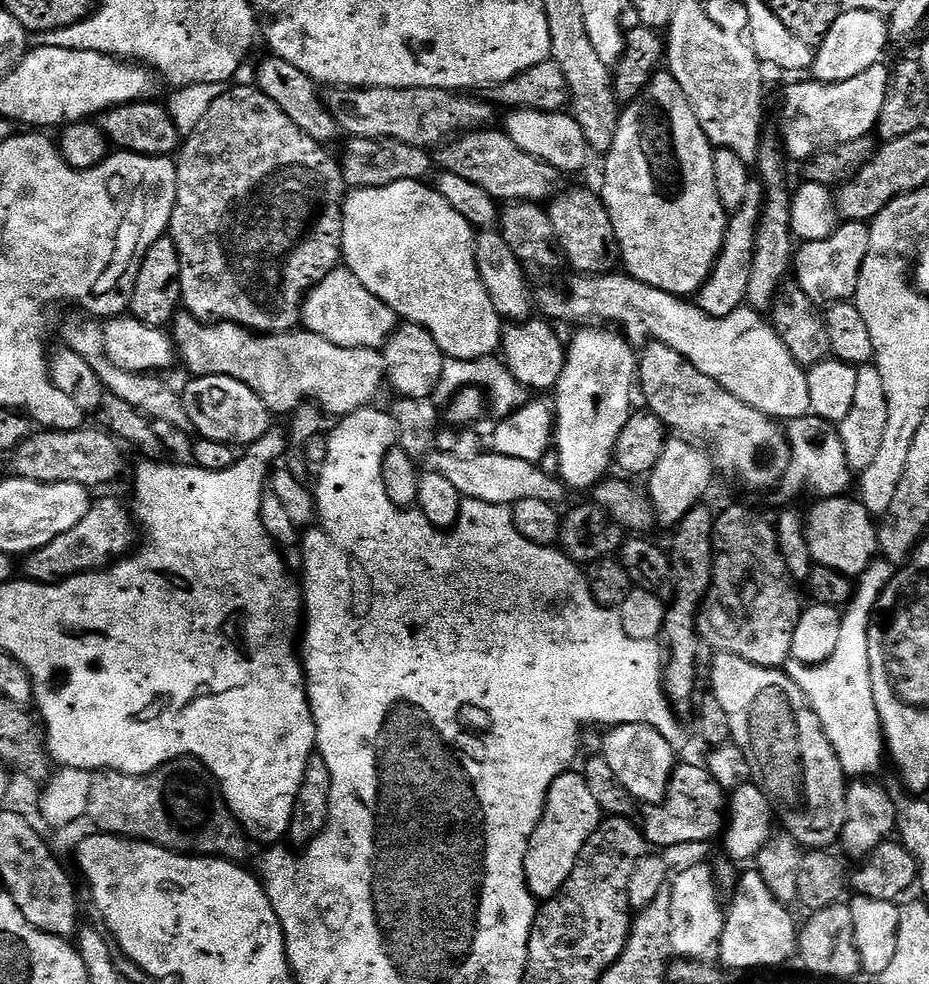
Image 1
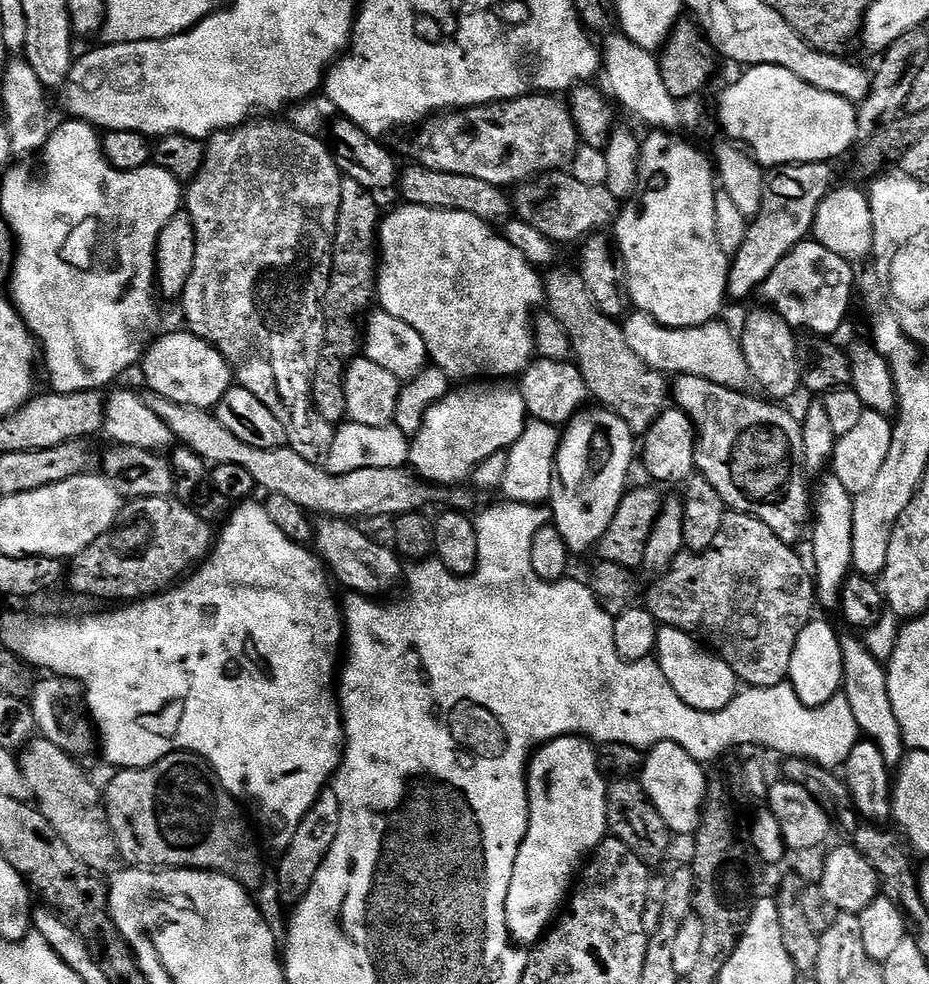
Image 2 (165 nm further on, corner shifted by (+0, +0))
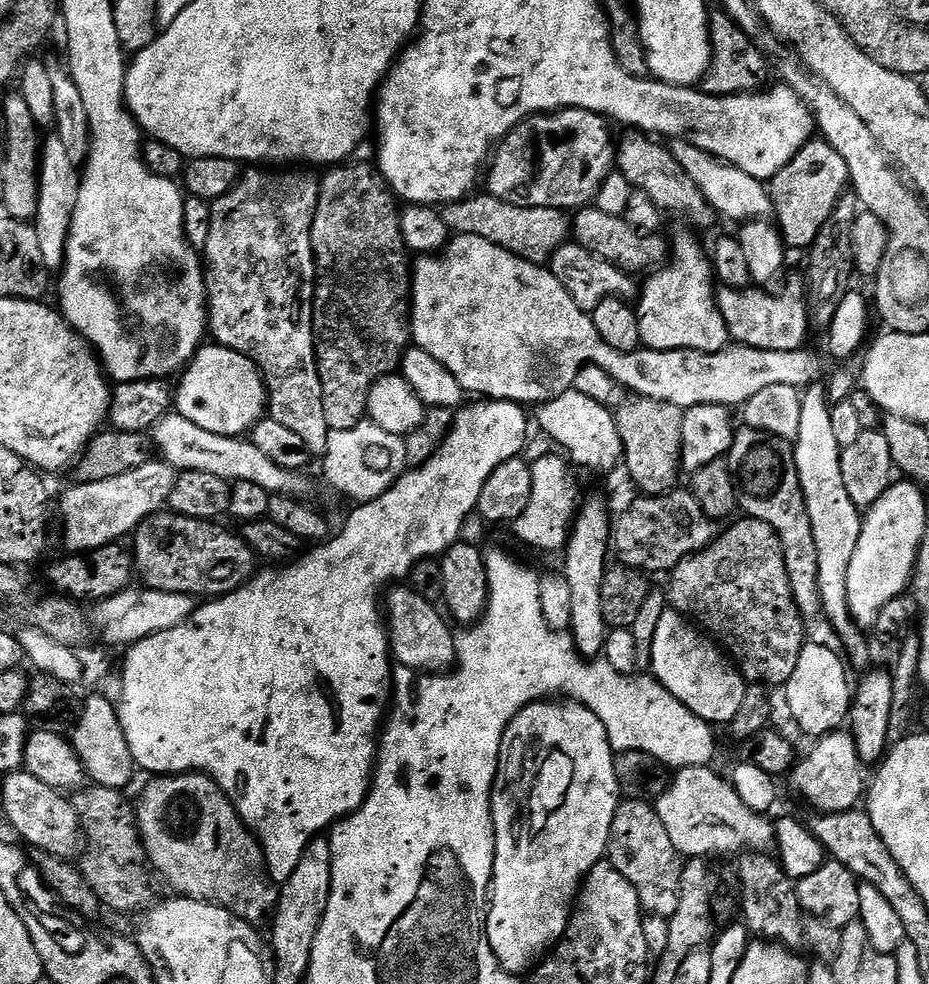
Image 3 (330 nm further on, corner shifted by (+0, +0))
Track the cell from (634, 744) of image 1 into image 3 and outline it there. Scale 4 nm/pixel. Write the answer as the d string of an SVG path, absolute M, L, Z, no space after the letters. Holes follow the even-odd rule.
M712 766L679 769L671 777L668 789L655 801L656 813L670 834L670 842L674 842L684 858L767 853L776 843L773 821L750 810L750 806L738 798L735 783L728 781L727 784L714 769Z

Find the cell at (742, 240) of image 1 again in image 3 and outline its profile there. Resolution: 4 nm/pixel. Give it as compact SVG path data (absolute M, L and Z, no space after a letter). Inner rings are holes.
M813 138L806 146L802 146L799 154L770 182L772 207L775 215L780 215L778 227L789 249L811 249L849 184L848 167L834 146L822 138Z

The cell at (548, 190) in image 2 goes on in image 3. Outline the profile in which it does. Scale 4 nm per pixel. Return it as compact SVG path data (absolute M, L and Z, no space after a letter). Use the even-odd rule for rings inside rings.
M594 206L579 209L571 217L570 232L575 243L584 247L590 254L605 259L618 270L629 274L651 273L653 270L667 265L670 260L670 244L667 239L663 240L663 235L645 234L634 230L634 226L630 226L630 222L624 216L602 214L602 210L598 210Z

